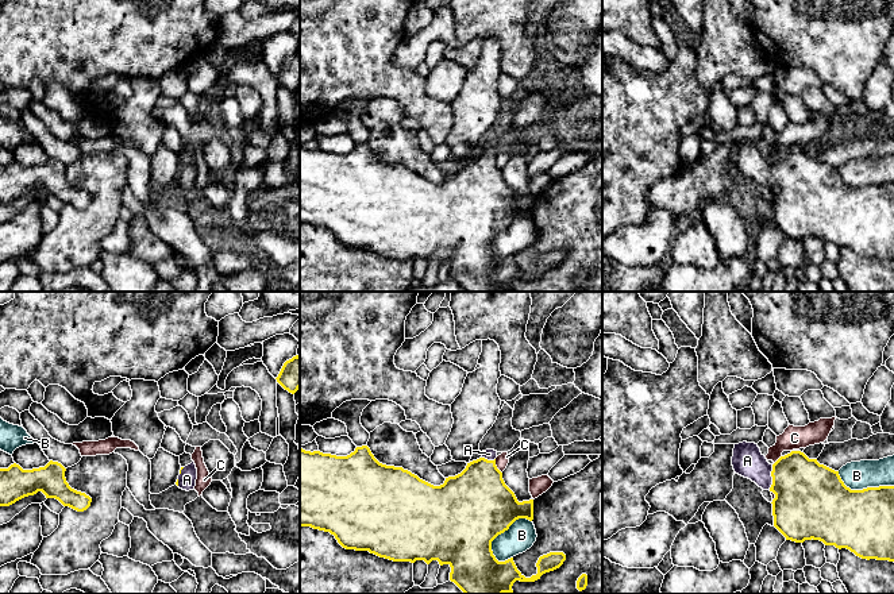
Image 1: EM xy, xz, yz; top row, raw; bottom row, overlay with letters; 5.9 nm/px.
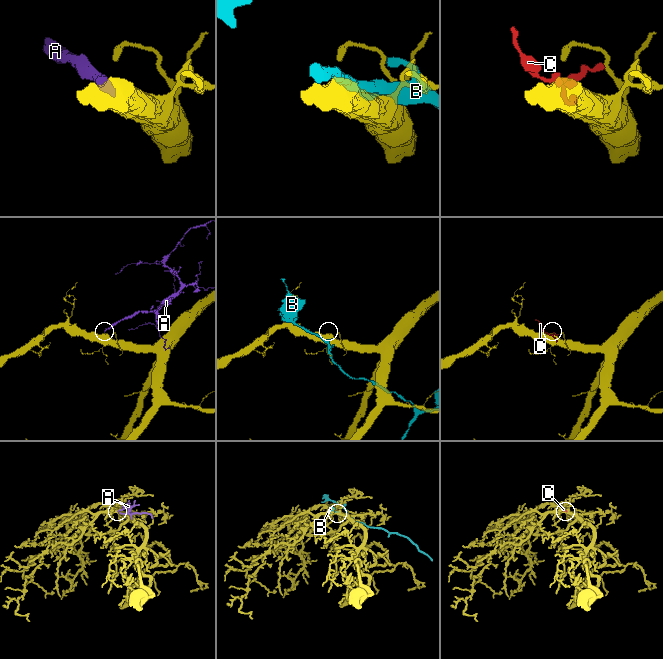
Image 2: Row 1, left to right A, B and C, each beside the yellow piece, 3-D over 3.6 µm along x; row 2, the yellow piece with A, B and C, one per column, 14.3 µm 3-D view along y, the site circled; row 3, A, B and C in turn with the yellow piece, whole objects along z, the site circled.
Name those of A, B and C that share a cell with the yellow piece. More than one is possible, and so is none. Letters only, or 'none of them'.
A

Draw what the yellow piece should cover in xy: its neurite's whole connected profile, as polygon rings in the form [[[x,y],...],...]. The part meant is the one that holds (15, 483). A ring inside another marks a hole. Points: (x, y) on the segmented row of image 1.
[[[50,460],[45,467],[23,470],[14,463],[0,468],[0,506],[9,506],[16,501],[42,491],[46,498],[55,498],[63,506],[84,512],[90,506],[92,498],[69,486],[65,478],[66,468]]]

